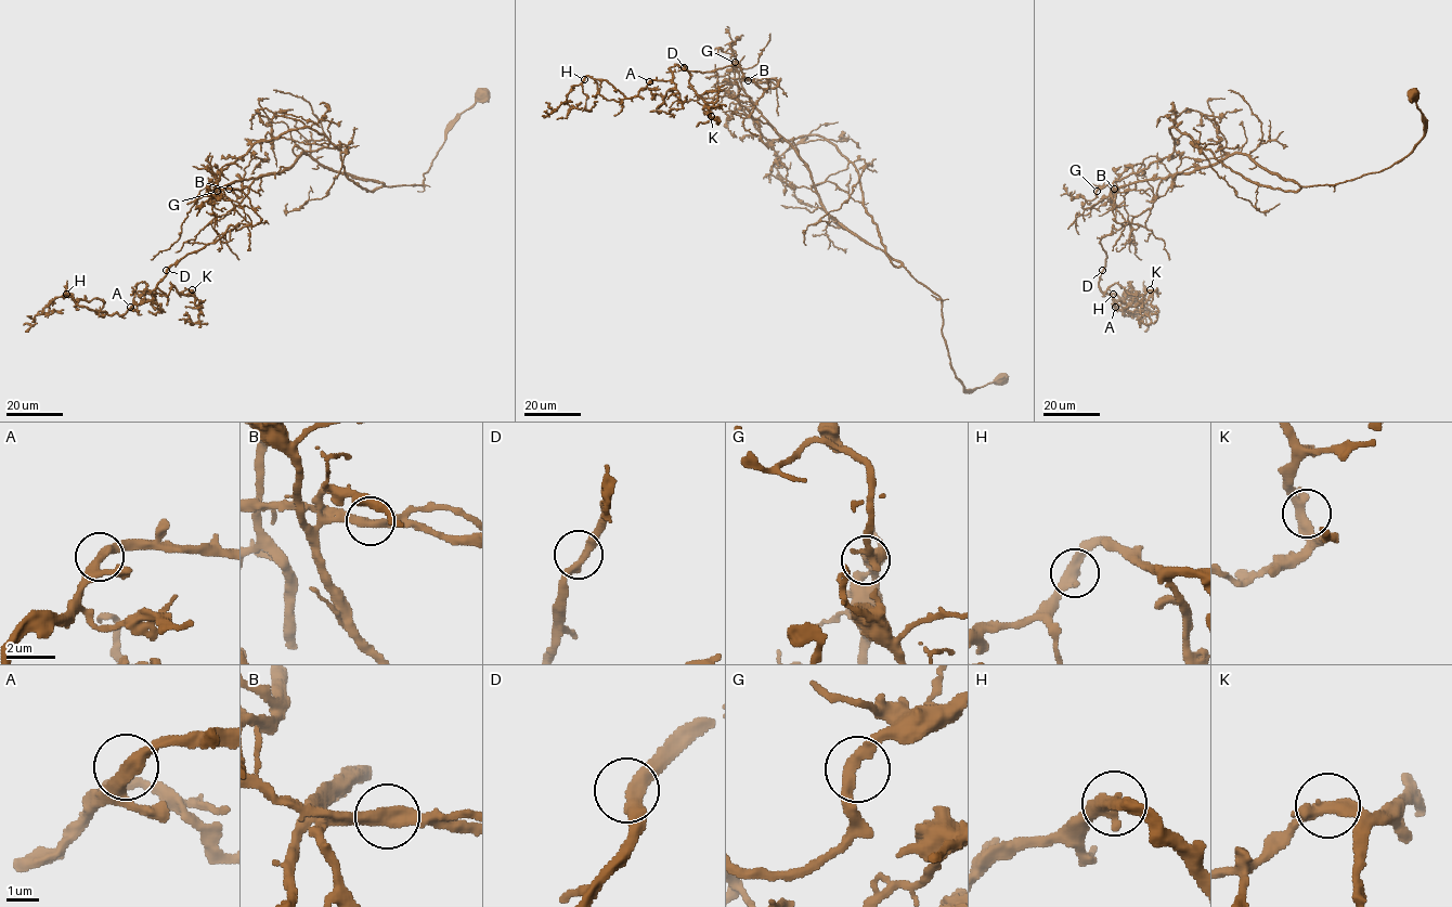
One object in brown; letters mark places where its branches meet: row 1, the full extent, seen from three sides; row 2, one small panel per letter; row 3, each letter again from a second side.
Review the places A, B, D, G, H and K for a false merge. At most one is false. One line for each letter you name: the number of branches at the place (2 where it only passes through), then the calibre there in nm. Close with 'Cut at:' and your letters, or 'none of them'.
B: Branches: 2. Thickness 360 nm
Cut at: B

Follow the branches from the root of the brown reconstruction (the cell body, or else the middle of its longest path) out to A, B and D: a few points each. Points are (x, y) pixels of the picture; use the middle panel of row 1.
A: (1001, 381), (963, 387), (940, 298), (826, 210), (741, 78), (765, 89), (734, 65), (649, 81)
B: (1001, 381), (963, 387), (944, 342), (940, 298), (826, 210), (807, 165), (754, 106), (741, 83), (748, 80)
D: (1001, 381), (963, 387), (940, 298), (826, 210), (807, 165), (741, 78), (765, 89), (734, 65), (684, 67)

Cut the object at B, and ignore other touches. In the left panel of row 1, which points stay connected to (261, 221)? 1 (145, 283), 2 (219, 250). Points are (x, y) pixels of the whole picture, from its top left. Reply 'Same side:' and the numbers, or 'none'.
Same side: 1

